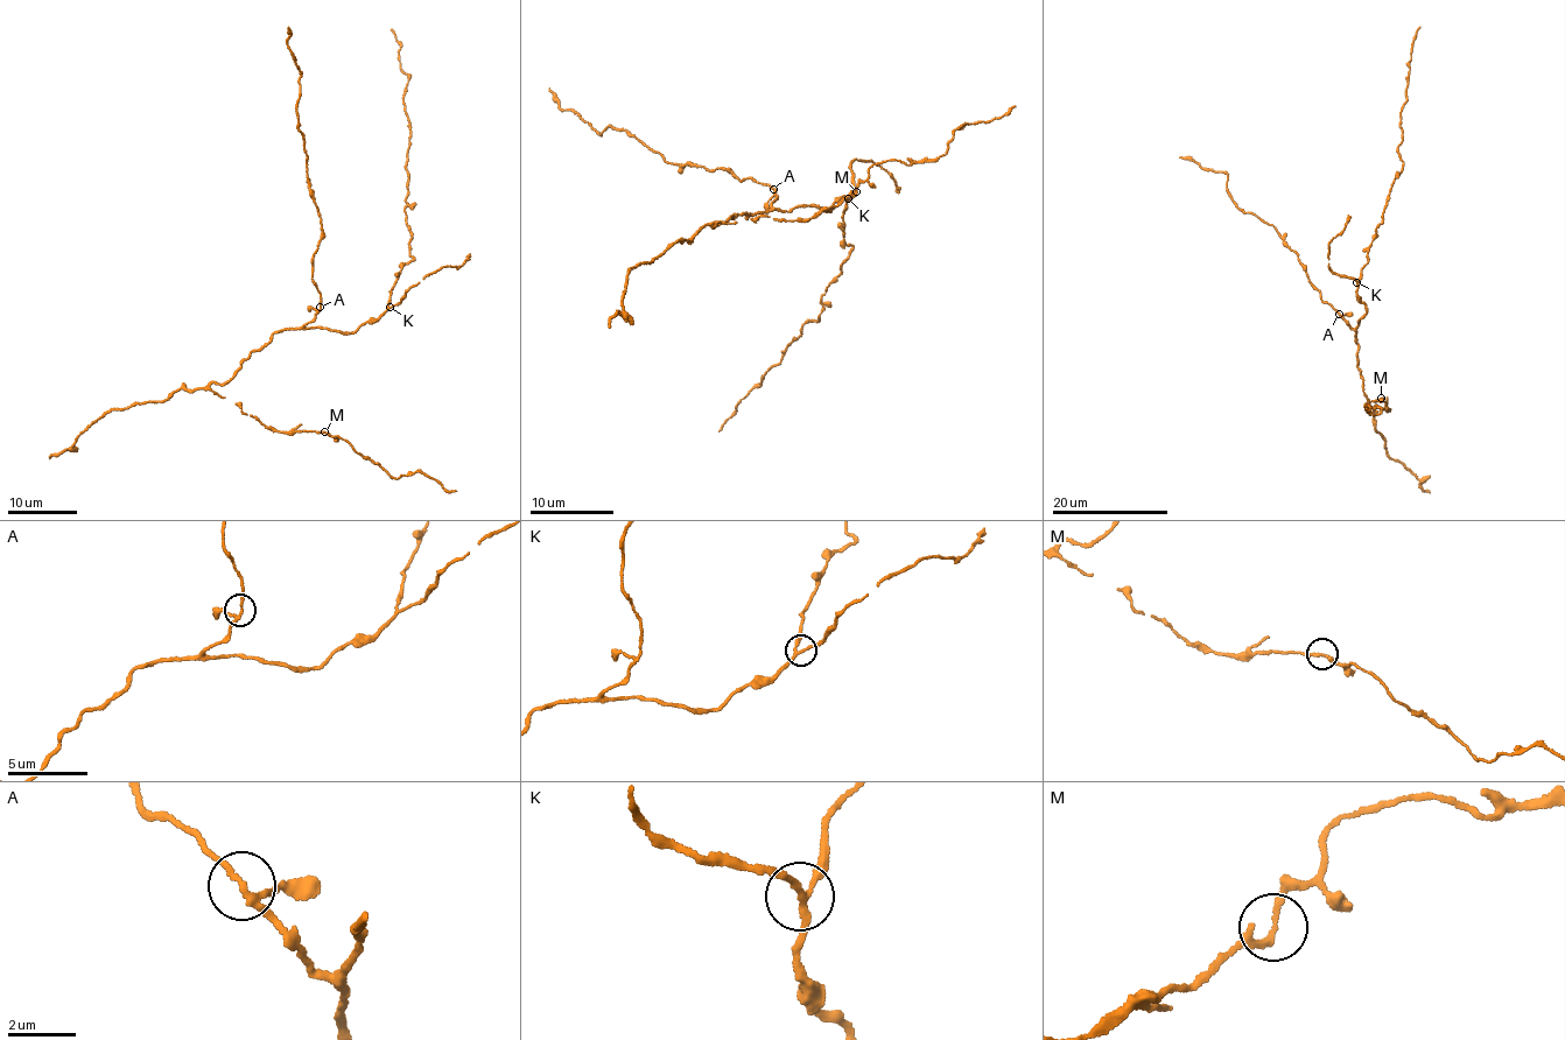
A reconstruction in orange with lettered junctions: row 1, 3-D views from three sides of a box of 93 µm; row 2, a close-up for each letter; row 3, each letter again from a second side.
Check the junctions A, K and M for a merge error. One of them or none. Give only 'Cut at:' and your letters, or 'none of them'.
Cut at: none of them

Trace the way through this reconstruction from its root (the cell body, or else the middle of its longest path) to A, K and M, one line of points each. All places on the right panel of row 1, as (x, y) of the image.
A: (1358, 321), (1355, 328), (1349, 328), (1339, 314)
K: (1358, 321), (1367, 311), (1356, 282)
M: (1358, 321), (1355, 355), (1367, 406), (1388, 410), (1380, 398)

